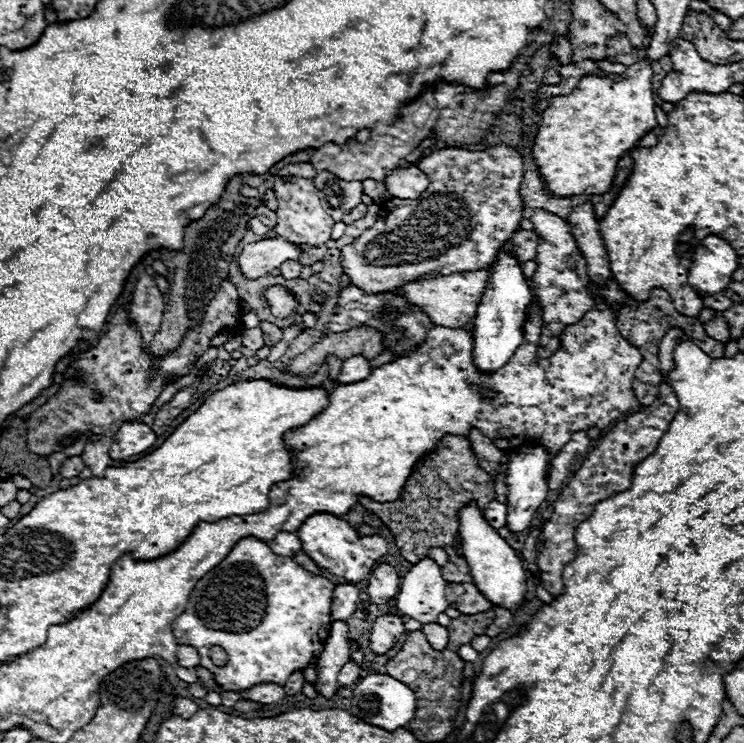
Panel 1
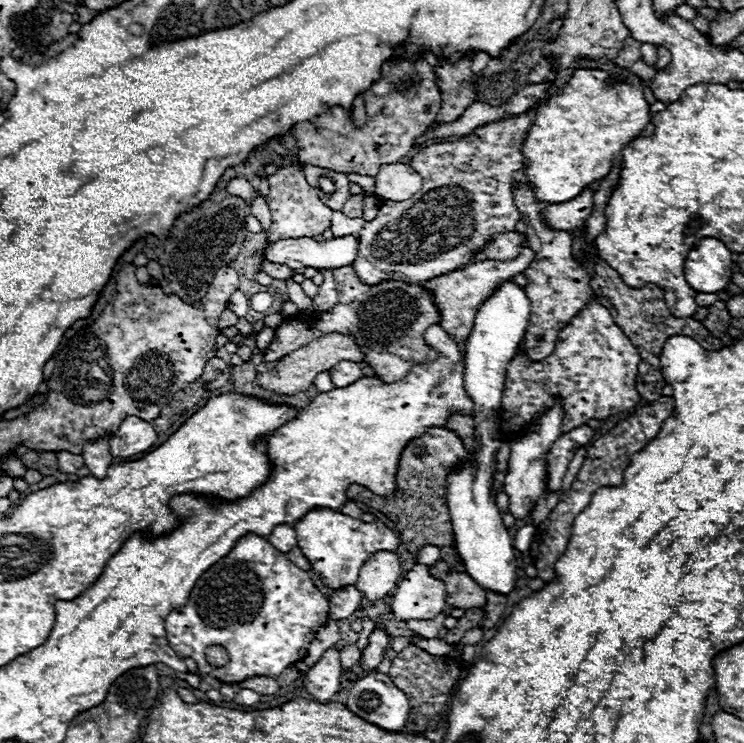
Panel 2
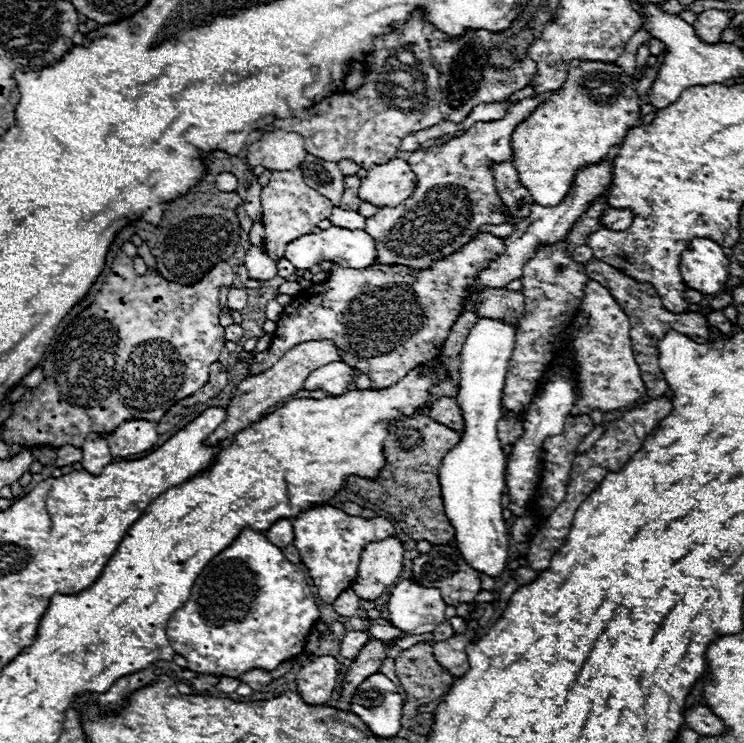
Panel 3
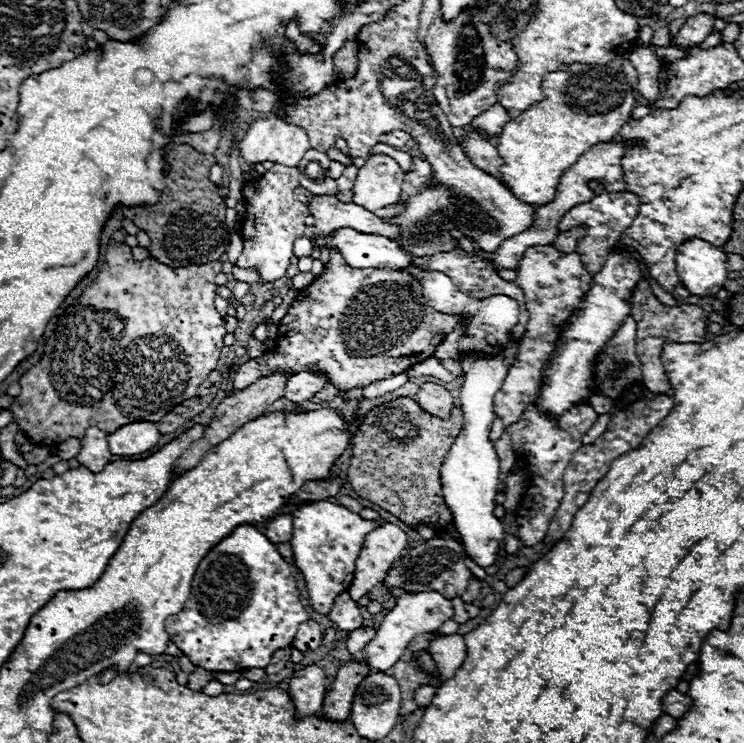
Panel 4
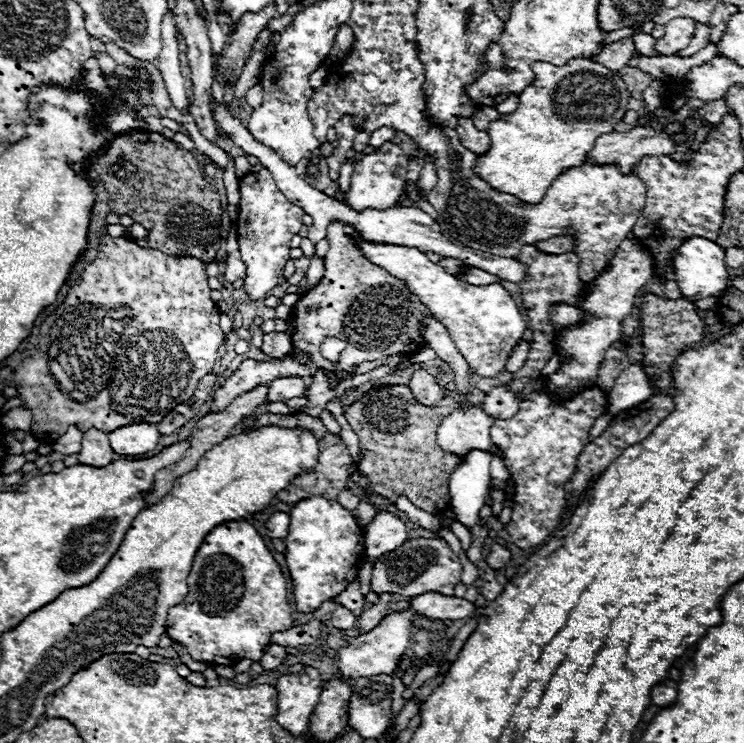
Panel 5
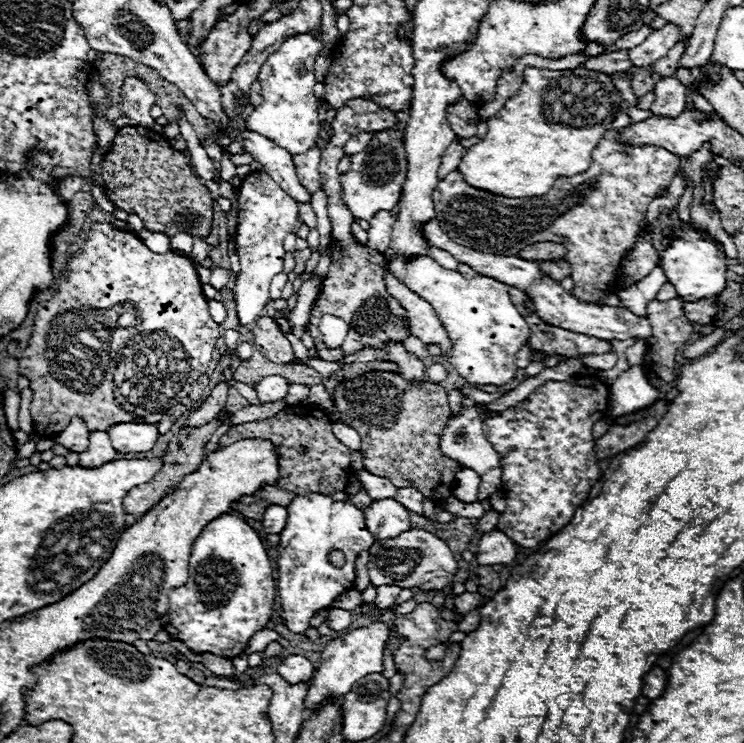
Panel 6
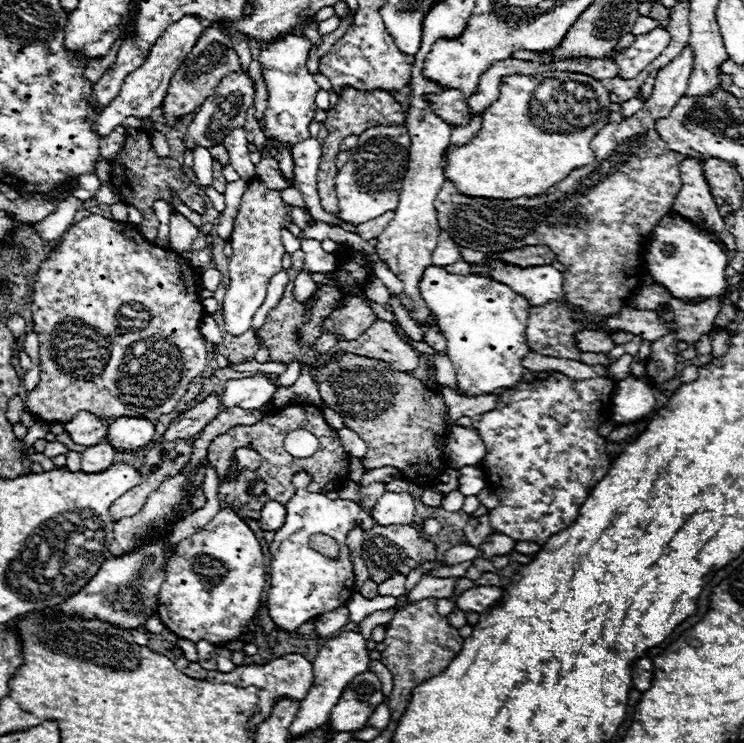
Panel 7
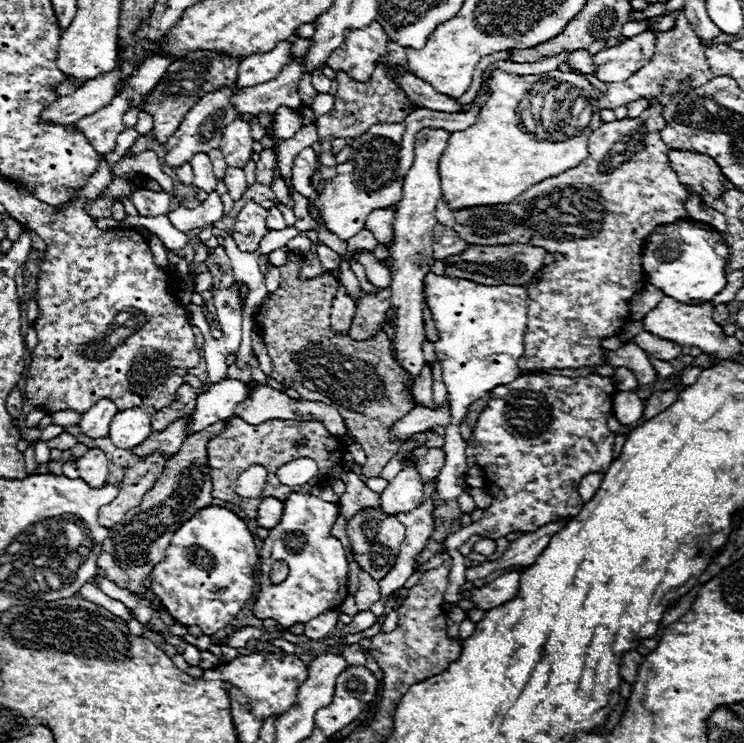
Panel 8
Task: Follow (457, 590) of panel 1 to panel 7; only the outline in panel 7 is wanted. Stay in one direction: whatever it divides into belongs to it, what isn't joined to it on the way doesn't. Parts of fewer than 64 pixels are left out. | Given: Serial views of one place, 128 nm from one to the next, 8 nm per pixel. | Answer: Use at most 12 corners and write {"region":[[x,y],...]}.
{"region":[[374,526],[364,536],[376,584],[440,560],[412,526]]}

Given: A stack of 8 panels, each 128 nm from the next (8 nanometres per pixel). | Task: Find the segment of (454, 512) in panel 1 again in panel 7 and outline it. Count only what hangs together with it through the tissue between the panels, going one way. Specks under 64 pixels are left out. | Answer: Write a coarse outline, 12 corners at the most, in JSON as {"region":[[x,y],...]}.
{"region":[[388,362],[316,370],[372,468],[444,466],[444,398]]}

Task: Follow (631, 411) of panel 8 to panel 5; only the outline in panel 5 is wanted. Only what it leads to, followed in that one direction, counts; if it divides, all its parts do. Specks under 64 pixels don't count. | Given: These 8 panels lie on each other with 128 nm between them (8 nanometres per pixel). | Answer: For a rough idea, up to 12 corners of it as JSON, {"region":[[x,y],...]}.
{"region":[[632,364],[608,394],[608,412],[640,404],[654,390],[640,364]]}

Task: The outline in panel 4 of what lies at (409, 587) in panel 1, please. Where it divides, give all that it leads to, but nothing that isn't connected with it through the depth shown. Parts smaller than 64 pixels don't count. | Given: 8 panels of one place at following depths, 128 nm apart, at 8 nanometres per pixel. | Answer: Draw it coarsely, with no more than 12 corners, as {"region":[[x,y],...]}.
{"region":[[404,592],[364,648],[384,672],[408,642],[452,618],[440,592]]}

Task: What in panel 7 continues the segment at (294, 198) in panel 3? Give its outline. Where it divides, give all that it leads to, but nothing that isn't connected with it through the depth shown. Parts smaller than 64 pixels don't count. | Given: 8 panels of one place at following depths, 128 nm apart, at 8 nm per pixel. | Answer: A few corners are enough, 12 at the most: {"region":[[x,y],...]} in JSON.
{"region":[[252,178],[232,234],[224,328],[240,336],[282,270],[282,190]]}

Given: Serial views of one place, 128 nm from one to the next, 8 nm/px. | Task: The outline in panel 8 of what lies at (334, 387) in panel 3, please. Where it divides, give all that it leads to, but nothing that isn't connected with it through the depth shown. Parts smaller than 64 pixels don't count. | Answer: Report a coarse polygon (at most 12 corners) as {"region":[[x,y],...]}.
{"region":[[222,380],[198,396],[190,432],[232,416],[250,396],[242,380]]}

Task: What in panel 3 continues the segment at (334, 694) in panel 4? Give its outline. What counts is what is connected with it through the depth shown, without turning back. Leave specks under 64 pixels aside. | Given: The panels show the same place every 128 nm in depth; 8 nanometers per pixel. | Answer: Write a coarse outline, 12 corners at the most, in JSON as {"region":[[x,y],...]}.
{"region":[[370,638],[344,678],[342,698],[334,706],[350,708],[358,684],[378,672],[386,644]]}

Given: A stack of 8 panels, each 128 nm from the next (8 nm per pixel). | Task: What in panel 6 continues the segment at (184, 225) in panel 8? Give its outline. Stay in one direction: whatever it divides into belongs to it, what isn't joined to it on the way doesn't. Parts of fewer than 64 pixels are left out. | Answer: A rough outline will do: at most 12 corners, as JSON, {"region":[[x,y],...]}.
{"region":[[176,234],[170,242],[170,248],[176,252],[190,254],[192,236]]}

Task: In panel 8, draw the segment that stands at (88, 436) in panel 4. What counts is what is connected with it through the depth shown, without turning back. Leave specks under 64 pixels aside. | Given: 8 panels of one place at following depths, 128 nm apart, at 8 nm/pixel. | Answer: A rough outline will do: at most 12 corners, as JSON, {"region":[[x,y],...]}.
{"region":[[98,448],[78,460],[78,472],[92,488],[108,478],[108,458]]}

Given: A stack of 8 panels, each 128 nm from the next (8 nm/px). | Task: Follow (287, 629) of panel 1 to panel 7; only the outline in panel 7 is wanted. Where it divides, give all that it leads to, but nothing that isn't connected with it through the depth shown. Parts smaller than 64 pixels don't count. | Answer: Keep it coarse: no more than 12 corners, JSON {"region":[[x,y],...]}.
{"region":[[224,508],[180,542],[158,618],[194,644],[248,632],[260,542]]}

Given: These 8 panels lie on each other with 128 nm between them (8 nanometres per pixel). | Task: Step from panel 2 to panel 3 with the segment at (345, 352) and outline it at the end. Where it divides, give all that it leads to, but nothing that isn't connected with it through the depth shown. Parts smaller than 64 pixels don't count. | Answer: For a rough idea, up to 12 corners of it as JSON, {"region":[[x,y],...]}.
{"region":[[330,340],[286,352],[248,376],[210,444],[232,438],[268,406],[304,388],[308,372],[342,360]]}

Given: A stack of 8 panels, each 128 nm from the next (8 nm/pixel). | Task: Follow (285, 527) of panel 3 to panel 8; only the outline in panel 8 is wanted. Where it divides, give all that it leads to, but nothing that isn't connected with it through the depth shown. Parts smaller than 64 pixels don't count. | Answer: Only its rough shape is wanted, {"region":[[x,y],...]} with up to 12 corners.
{"region":[[272,496],[258,506],[258,526],[270,530],[282,520],[284,502]]}

